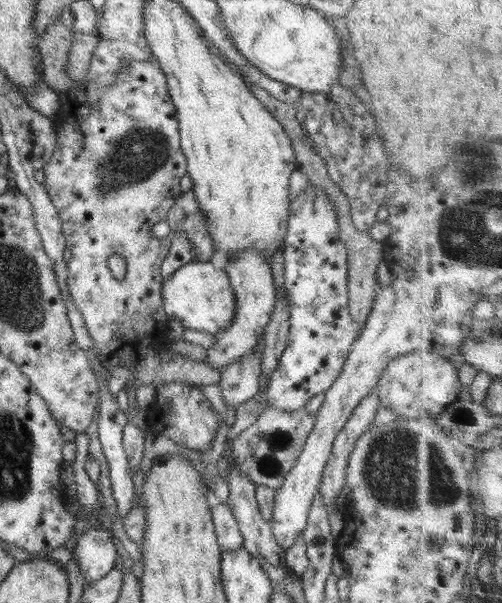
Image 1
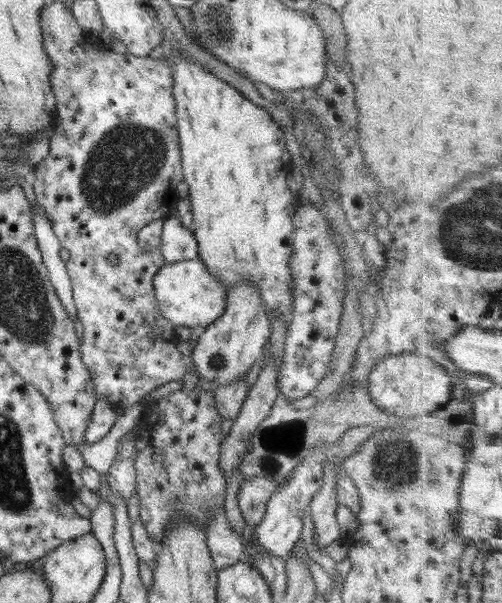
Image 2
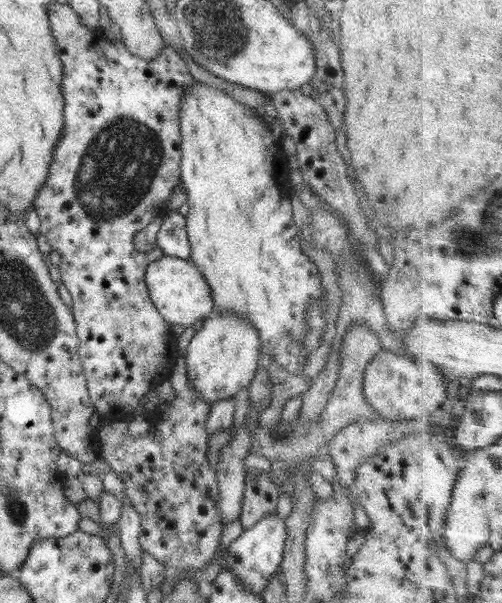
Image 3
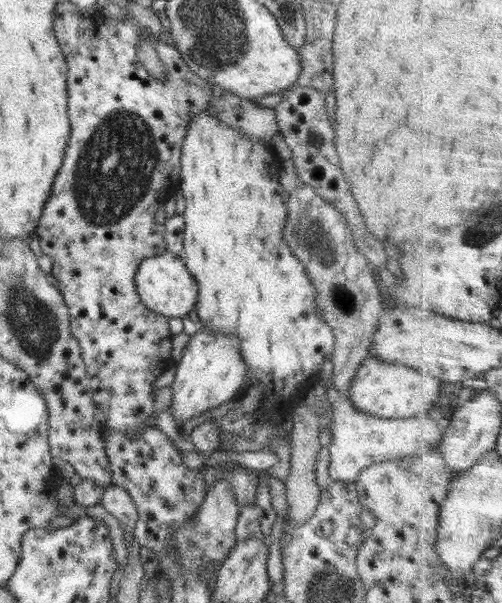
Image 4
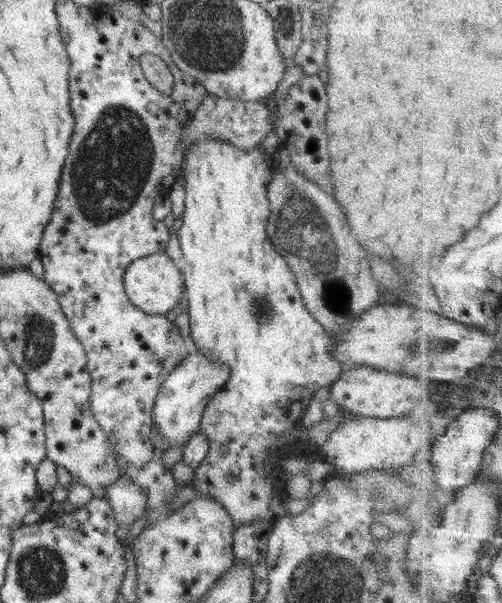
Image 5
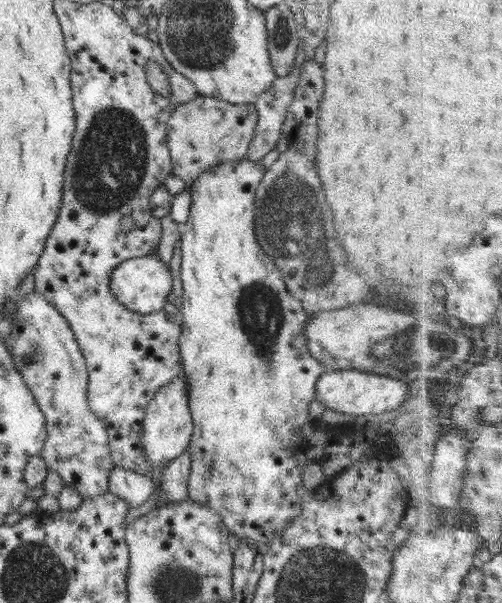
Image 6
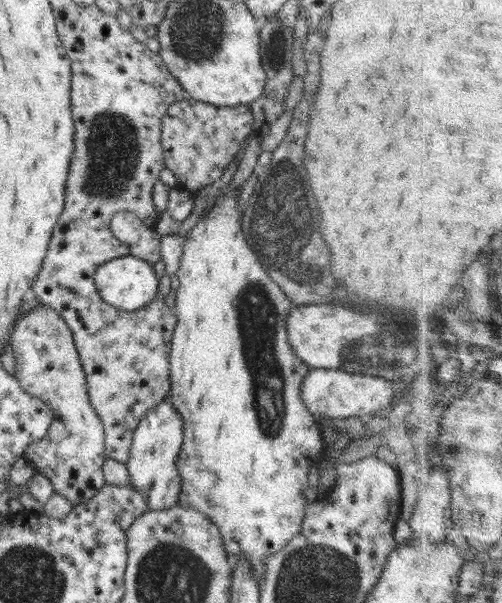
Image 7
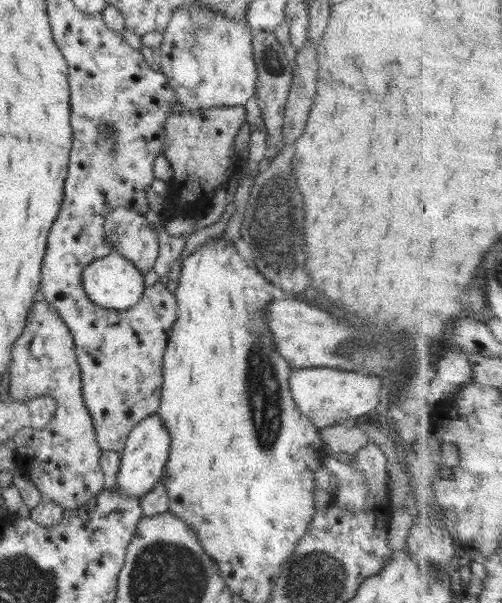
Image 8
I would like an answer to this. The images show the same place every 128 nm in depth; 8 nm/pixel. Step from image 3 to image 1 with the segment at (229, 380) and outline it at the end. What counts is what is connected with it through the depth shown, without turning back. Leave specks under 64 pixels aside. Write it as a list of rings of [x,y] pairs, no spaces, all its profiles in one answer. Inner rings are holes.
[[[244,250],[229,258],[224,272],[228,275],[236,295],[236,316],[232,318],[232,326],[214,335],[216,344],[206,350],[206,360],[204,360],[206,365],[222,372],[230,363],[250,353],[258,344],[258,339],[263,337],[277,301],[270,263],[268,257],[258,250]]]

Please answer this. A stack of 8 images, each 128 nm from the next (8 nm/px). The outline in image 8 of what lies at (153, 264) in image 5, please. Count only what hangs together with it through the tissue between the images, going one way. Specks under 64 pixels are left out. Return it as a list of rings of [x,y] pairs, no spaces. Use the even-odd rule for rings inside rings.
[[[114,252],[90,262],[82,272],[82,283],[90,301],[104,308],[116,310],[136,308],[144,295],[144,290],[147,289],[140,269],[132,261]]]

